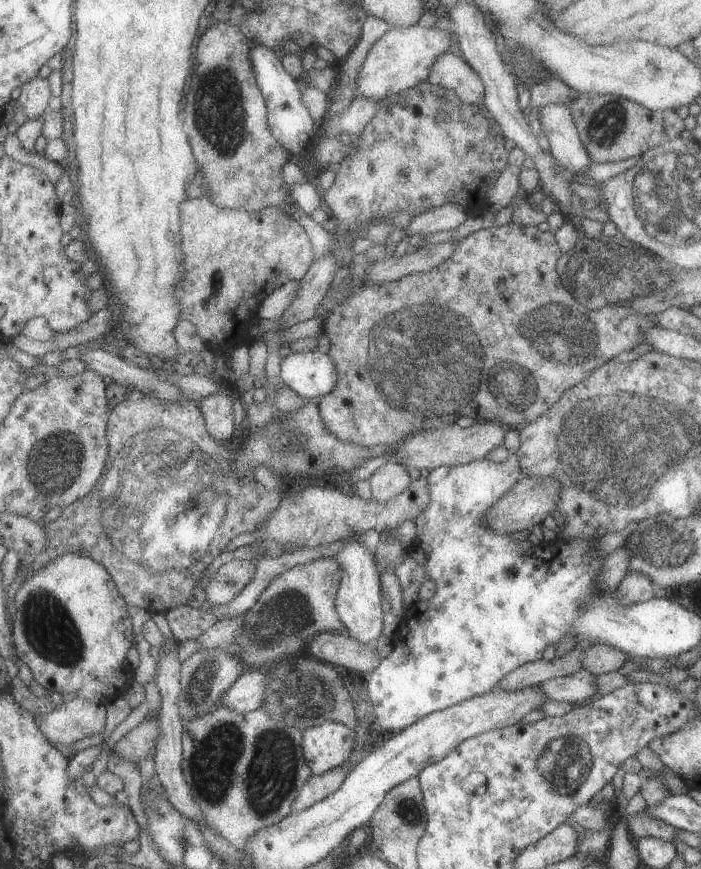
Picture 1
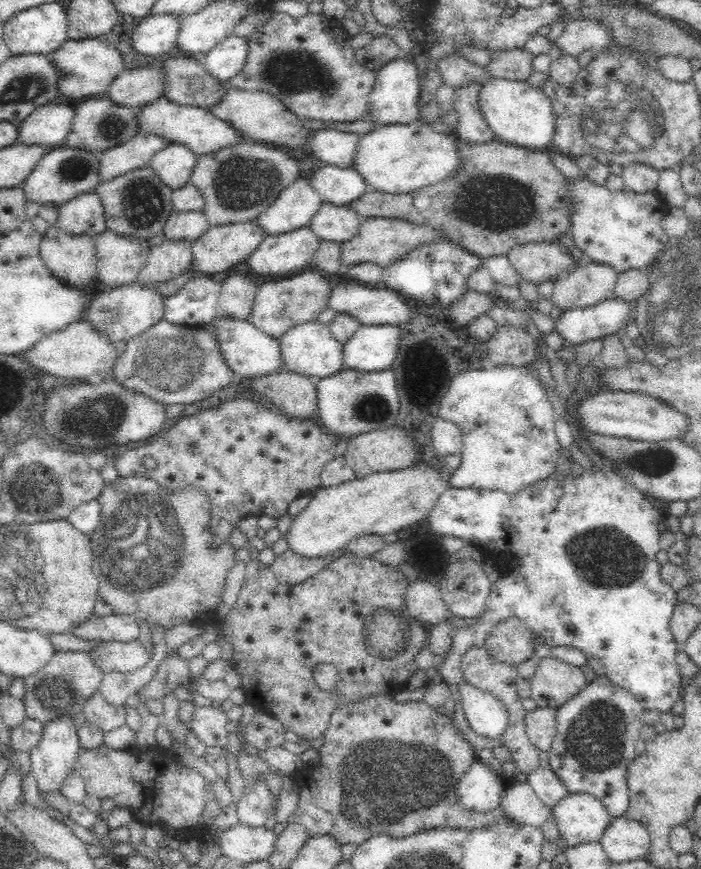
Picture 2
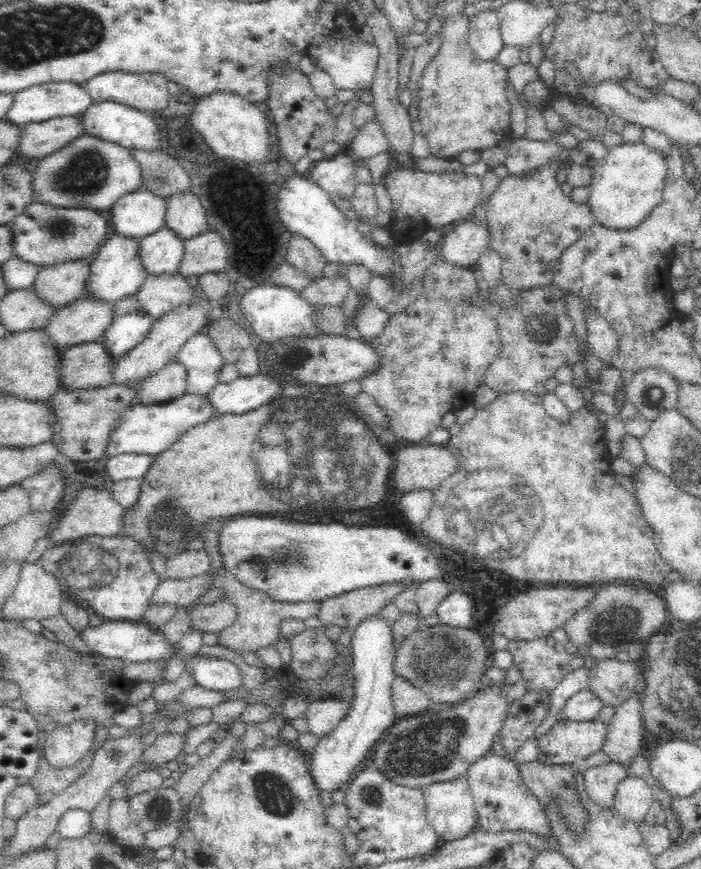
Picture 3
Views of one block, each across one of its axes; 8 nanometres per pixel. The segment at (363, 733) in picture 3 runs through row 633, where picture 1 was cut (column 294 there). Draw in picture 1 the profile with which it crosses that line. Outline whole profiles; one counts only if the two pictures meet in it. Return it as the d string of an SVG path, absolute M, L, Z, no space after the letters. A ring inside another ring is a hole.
M315 350L282 358L278 376L293 393L309 401L331 393L337 381L331 358Z

